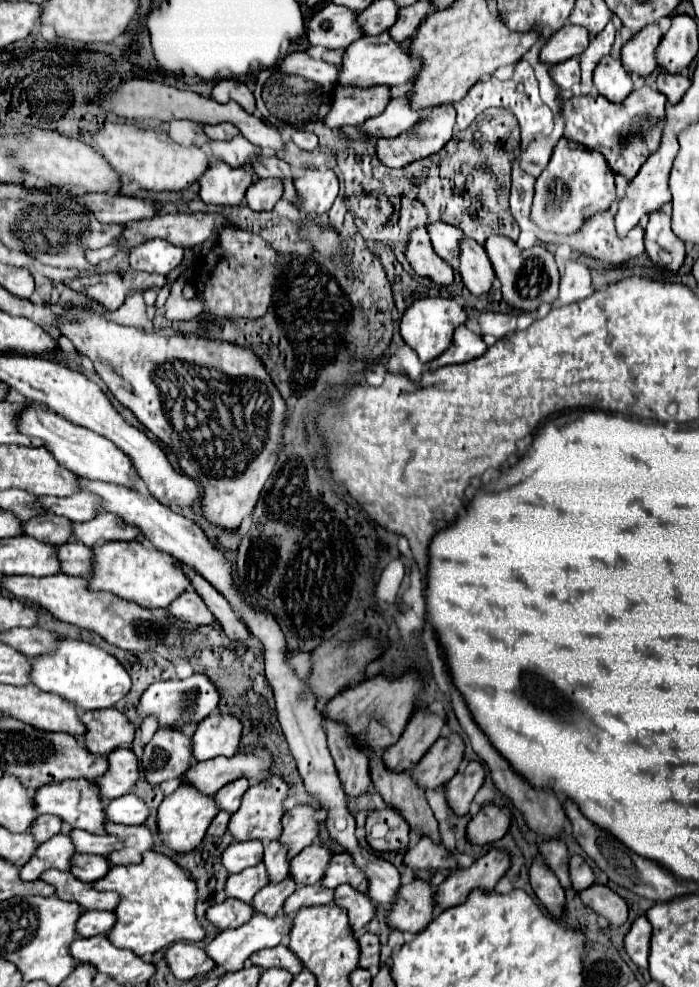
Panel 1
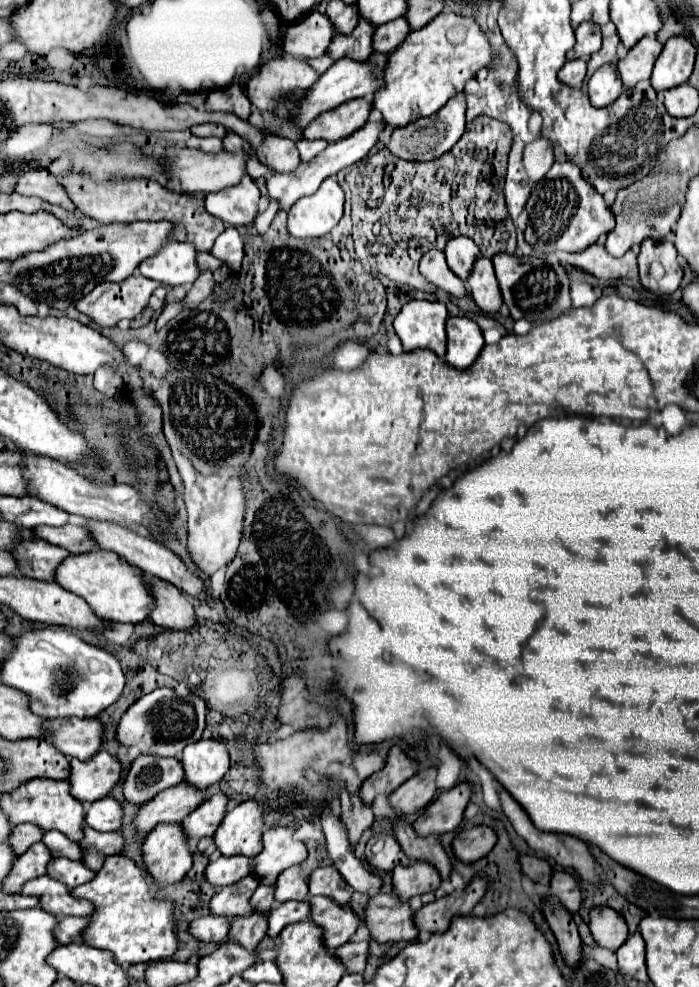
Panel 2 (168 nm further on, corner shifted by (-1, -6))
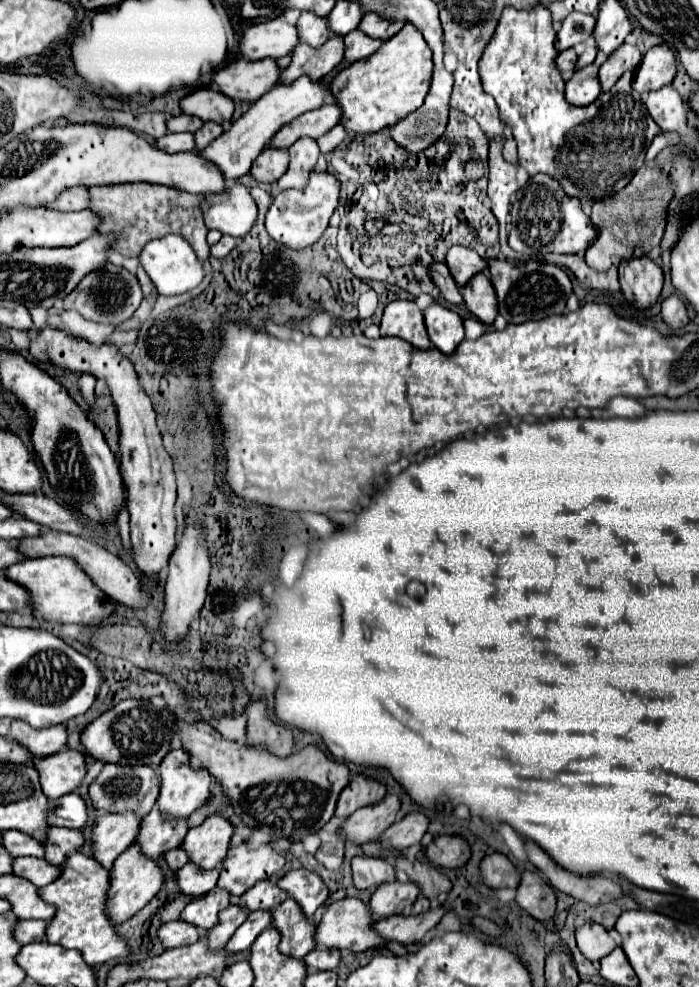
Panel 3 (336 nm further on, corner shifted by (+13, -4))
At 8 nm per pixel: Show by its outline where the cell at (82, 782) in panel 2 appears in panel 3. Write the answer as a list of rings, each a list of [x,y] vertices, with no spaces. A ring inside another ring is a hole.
[[[60,750],[46,758],[34,758],[44,794],[54,800],[68,792],[76,792],[86,778],[86,760],[82,752]]]

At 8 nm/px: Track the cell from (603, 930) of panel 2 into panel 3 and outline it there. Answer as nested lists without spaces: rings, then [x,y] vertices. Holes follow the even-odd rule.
[[[584,922],[580,928],[576,928],[576,942],[580,952],[592,962],[616,948],[616,942],[608,936],[608,930],[598,922]]]

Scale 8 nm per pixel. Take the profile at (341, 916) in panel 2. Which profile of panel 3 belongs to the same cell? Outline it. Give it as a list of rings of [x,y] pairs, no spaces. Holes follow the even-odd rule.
[[[286,898],[274,912],[274,926],[282,934],[280,952],[290,954],[292,958],[304,958],[310,950],[316,948],[314,932],[316,924],[306,918],[300,910],[300,904],[294,898]]]

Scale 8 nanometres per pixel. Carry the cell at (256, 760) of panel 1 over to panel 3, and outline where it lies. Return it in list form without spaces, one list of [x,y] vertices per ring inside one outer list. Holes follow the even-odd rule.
[[[136,812],[124,814],[104,814],[94,822],[94,858],[112,868],[114,860],[136,840],[136,832],[140,832],[142,818]]]

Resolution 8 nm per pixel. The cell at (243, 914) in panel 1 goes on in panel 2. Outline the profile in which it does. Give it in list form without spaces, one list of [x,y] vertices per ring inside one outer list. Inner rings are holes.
[[[204,916],[192,920],[188,930],[198,942],[222,942],[228,932],[228,920],[222,916]]]

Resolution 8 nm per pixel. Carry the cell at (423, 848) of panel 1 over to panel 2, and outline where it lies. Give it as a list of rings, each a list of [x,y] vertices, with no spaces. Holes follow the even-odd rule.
[[[426,862],[410,864],[406,868],[398,866],[392,872],[392,882],[394,882],[394,892],[398,894],[400,902],[408,902],[412,896],[422,896],[426,892],[434,892],[440,886],[440,876],[434,866]]]

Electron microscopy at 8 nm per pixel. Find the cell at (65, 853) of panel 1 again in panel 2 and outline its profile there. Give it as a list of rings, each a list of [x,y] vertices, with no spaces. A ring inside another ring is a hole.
[[[42,842],[32,844],[22,856],[14,860],[10,874],[6,876],[6,880],[2,880],[2,890],[6,894],[20,892],[24,882],[46,874],[46,864],[50,862],[50,858],[50,850]]]

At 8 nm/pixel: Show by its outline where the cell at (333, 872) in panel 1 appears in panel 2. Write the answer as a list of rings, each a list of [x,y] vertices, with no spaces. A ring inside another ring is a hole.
[[[332,866],[316,868],[308,878],[308,888],[310,888],[310,894],[322,894],[334,900],[336,904],[344,906],[350,902],[350,892],[348,892],[346,882]]]

